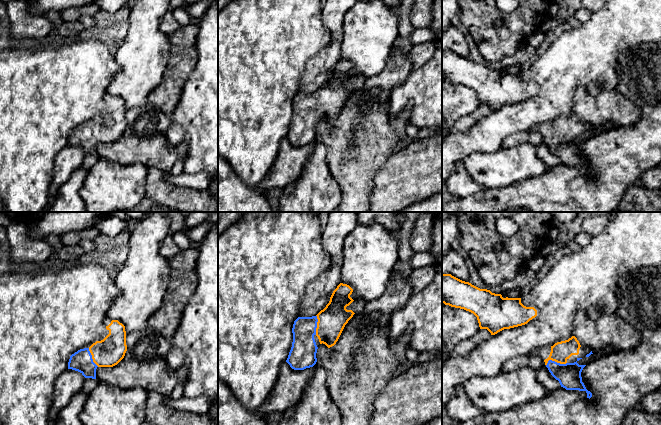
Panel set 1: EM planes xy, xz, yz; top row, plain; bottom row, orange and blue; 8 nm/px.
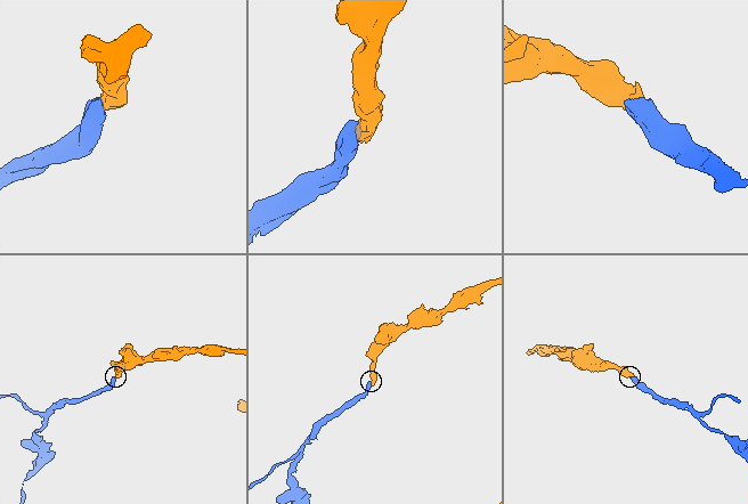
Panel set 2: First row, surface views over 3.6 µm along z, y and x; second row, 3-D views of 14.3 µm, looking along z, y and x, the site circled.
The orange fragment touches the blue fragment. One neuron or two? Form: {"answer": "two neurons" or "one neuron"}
{"answer": "one neuron"}

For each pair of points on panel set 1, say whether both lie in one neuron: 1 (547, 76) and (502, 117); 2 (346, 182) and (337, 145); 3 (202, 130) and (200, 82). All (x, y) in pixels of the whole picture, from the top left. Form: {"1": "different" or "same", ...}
{"1": "same", "2": "same", "3": "same"}

